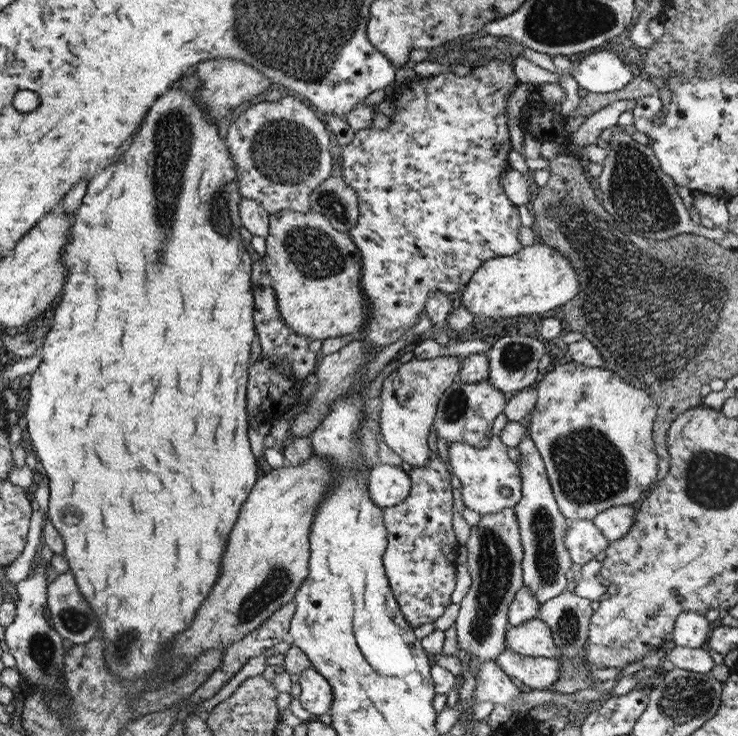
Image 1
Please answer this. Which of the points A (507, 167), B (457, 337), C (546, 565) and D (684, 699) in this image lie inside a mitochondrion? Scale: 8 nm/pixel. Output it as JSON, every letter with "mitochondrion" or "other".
{"A":"other","B":"other","C":"mitochondrion","D":"mitochondrion"}

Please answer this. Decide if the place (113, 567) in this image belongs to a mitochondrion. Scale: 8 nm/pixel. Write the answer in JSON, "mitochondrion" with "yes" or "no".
{"mitochondrion":"no"}

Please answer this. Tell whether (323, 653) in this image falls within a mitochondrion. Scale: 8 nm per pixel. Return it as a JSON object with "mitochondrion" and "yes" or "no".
{"mitochondrion":"no"}

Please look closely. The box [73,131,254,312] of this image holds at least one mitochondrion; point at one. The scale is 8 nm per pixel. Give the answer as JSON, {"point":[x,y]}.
{"point":[221,220]}

